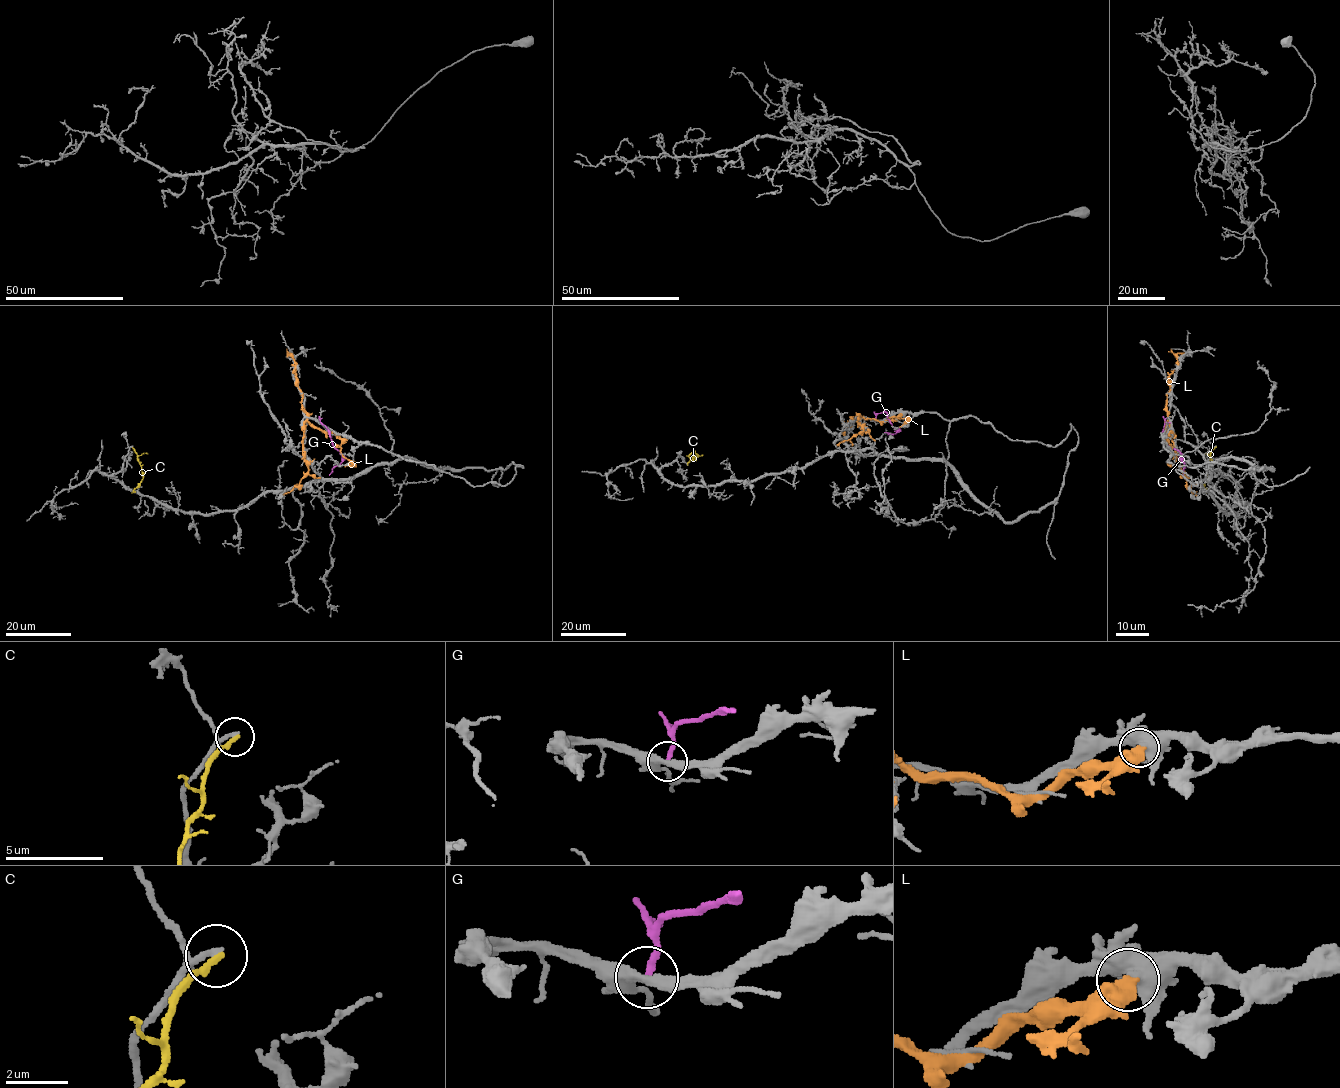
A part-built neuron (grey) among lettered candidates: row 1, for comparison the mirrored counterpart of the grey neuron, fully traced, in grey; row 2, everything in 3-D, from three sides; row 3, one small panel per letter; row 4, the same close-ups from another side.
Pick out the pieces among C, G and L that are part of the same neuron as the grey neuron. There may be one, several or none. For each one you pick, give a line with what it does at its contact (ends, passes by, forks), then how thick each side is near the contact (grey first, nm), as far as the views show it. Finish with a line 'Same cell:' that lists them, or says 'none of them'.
Same cell: none of them

